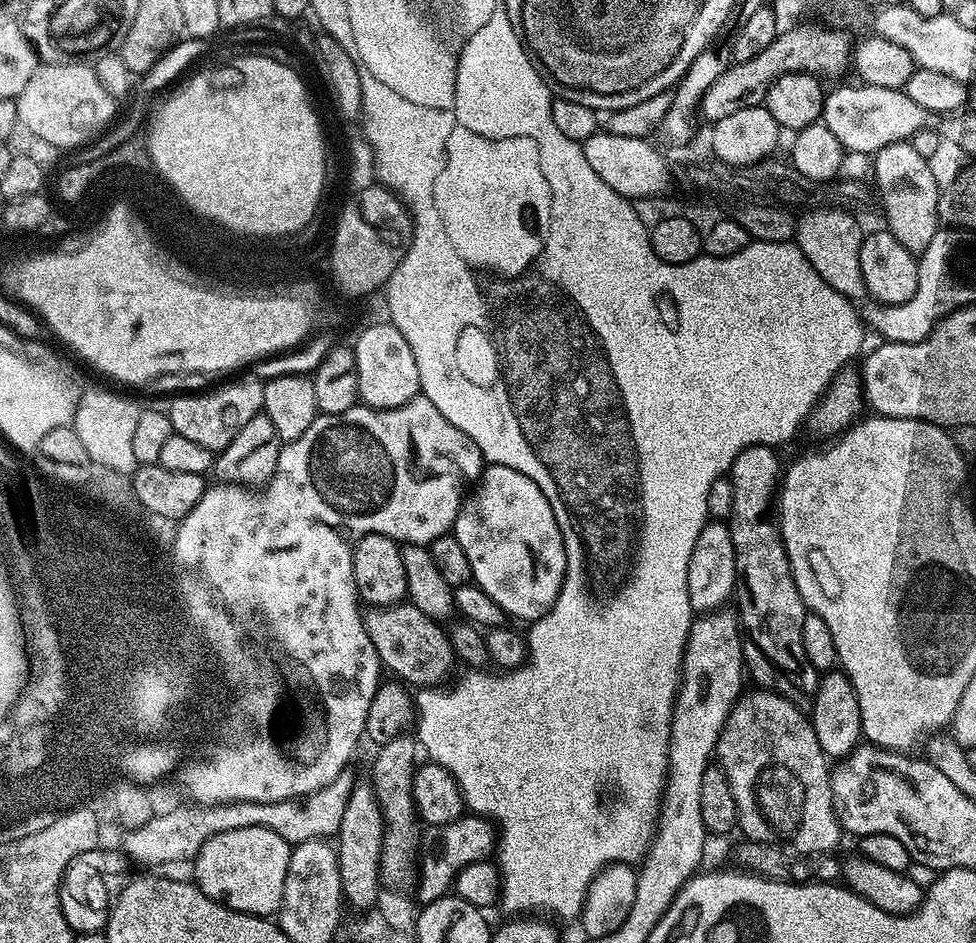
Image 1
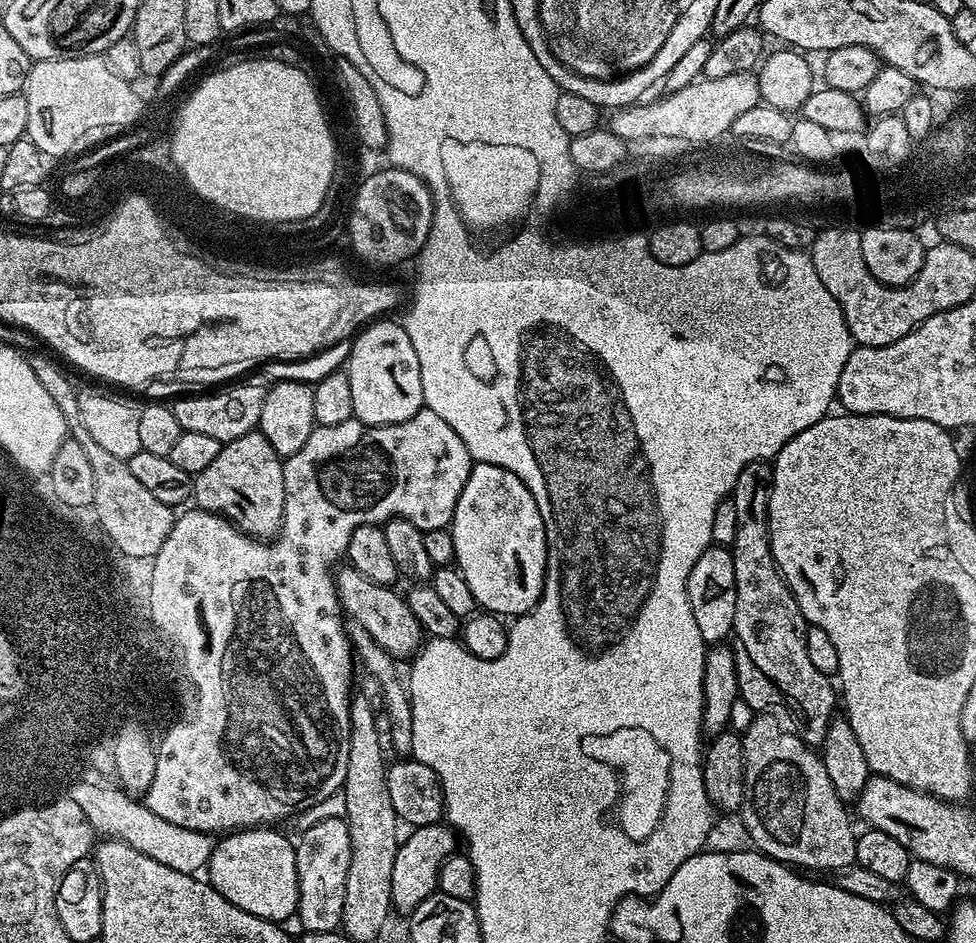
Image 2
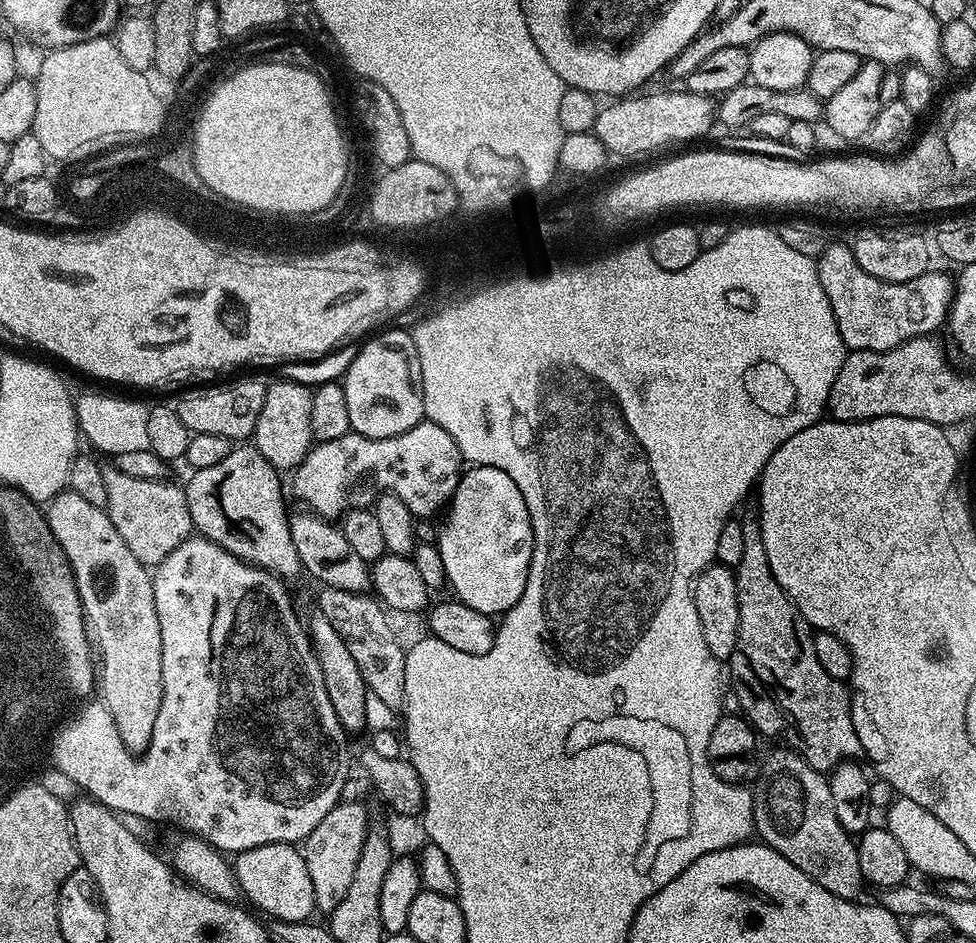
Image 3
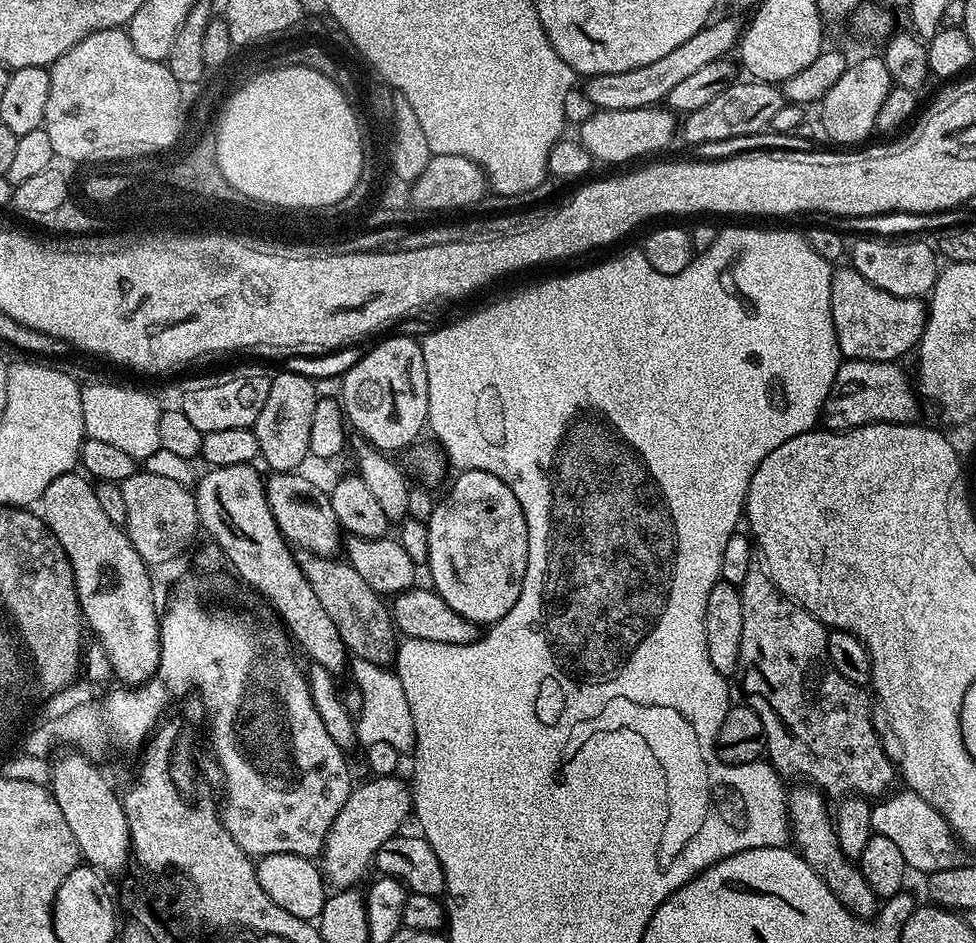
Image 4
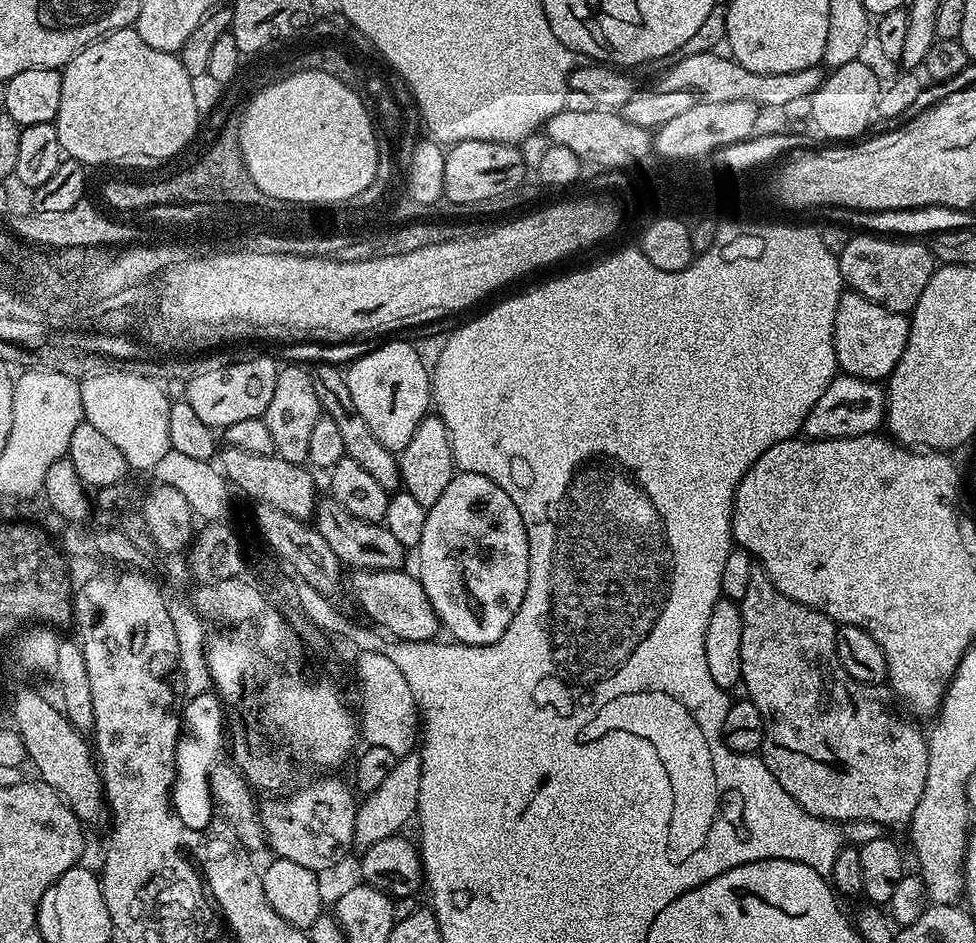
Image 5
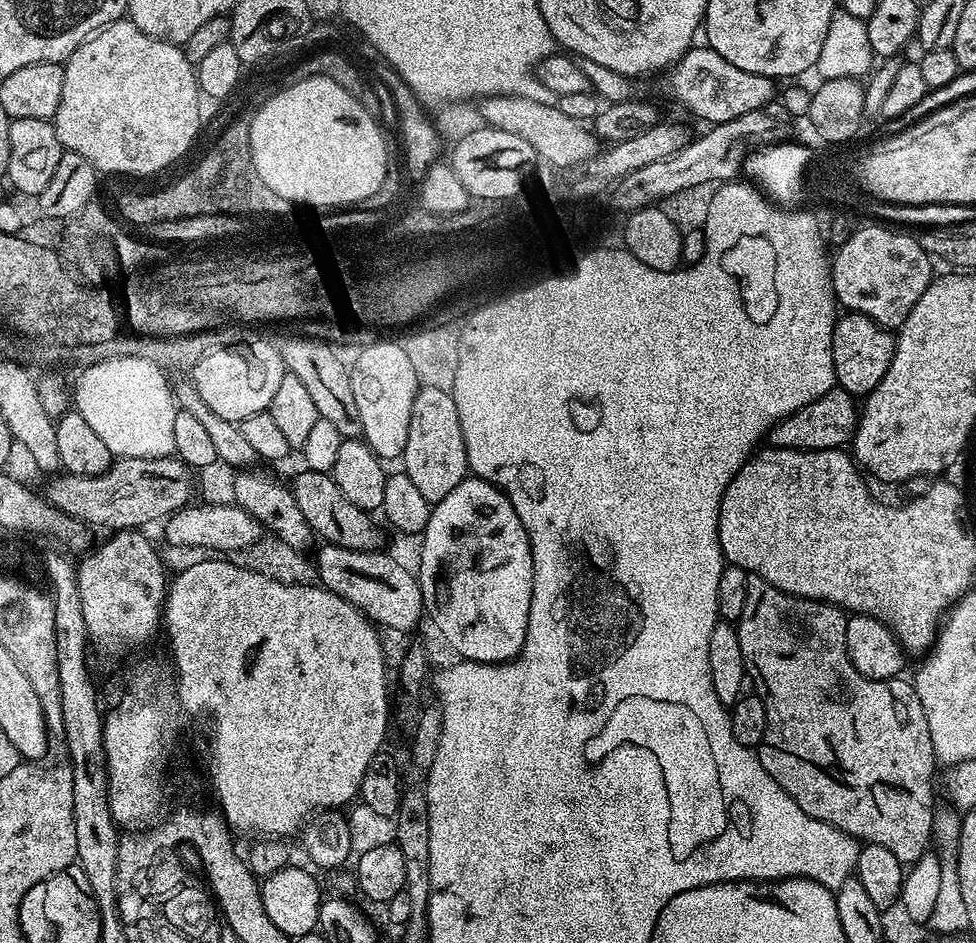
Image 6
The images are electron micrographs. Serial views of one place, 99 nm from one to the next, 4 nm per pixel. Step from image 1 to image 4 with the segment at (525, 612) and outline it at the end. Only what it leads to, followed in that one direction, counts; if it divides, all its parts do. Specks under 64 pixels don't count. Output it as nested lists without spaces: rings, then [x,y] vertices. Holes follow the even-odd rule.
[[[482,470],[461,471],[452,489],[437,503],[428,526],[428,562],[426,571],[432,575],[431,587],[454,610],[477,626],[491,626],[518,602],[522,578],[528,561],[528,531],[522,506],[514,498],[514,490],[494,474]]]

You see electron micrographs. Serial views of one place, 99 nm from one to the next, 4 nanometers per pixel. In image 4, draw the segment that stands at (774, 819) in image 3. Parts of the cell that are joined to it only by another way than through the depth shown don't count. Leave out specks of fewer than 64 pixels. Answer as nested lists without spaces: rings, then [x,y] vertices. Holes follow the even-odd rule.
[[[811,786],[796,787],[800,788],[794,789],[793,792],[791,789],[786,796],[788,801],[790,840],[794,845],[795,851],[799,852],[801,858],[814,869],[818,874],[818,878],[822,878],[826,882],[830,894],[834,894],[834,898],[838,898],[838,902],[842,902],[842,906],[846,910],[850,910],[850,914],[854,914],[860,920],[873,919],[881,907],[881,901],[874,894],[874,890],[870,890],[870,886],[866,886],[866,878],[862,878],[859,867],[853,861],[848,860],[846,854],[842,854],[842,846],[838,846],[838,838],[836,837],[833,817],[830,815],[830,808],[828,812],[829,801],[823,792]]]

